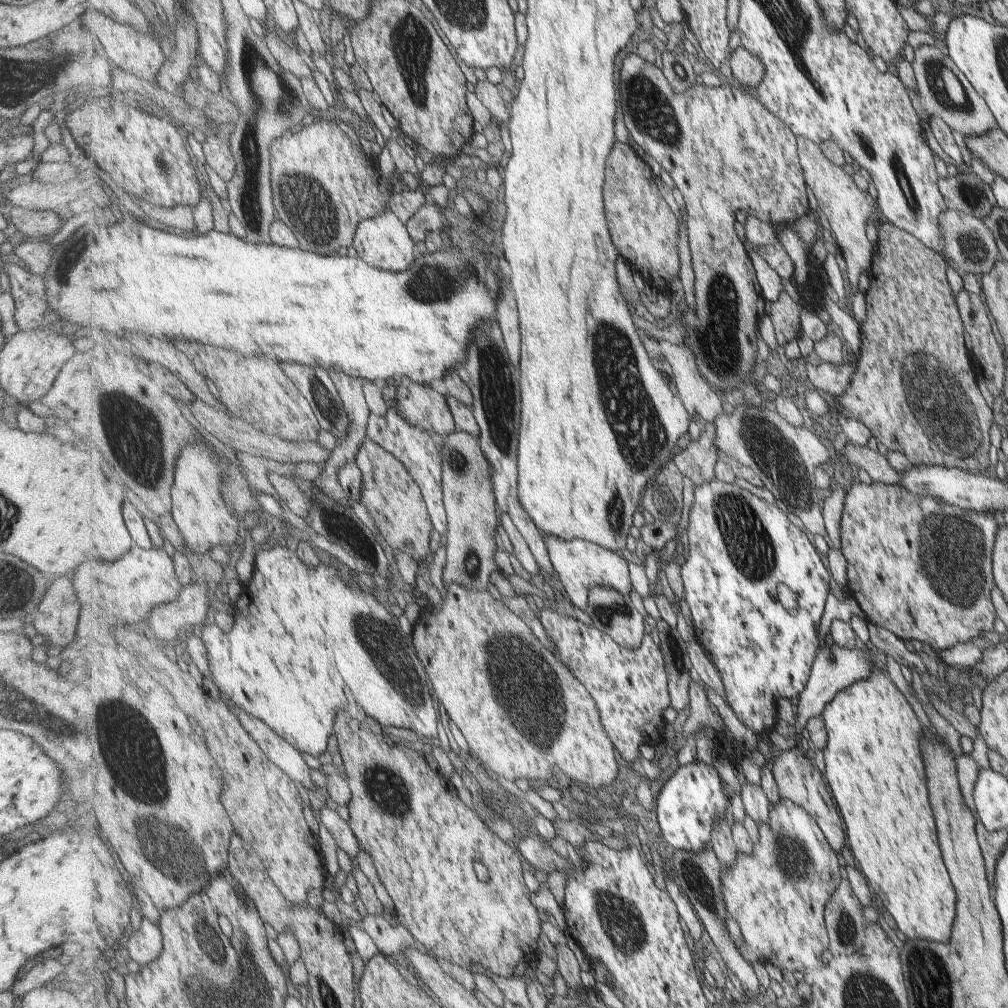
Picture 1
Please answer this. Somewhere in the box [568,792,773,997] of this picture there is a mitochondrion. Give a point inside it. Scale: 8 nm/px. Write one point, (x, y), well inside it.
(613, 918)

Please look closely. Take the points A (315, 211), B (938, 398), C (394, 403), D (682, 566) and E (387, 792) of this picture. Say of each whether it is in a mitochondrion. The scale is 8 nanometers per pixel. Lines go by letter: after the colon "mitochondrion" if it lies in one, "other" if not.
A: mitochondrion
B: mitochondrion
C: other
D: other
E: mitochondrion

